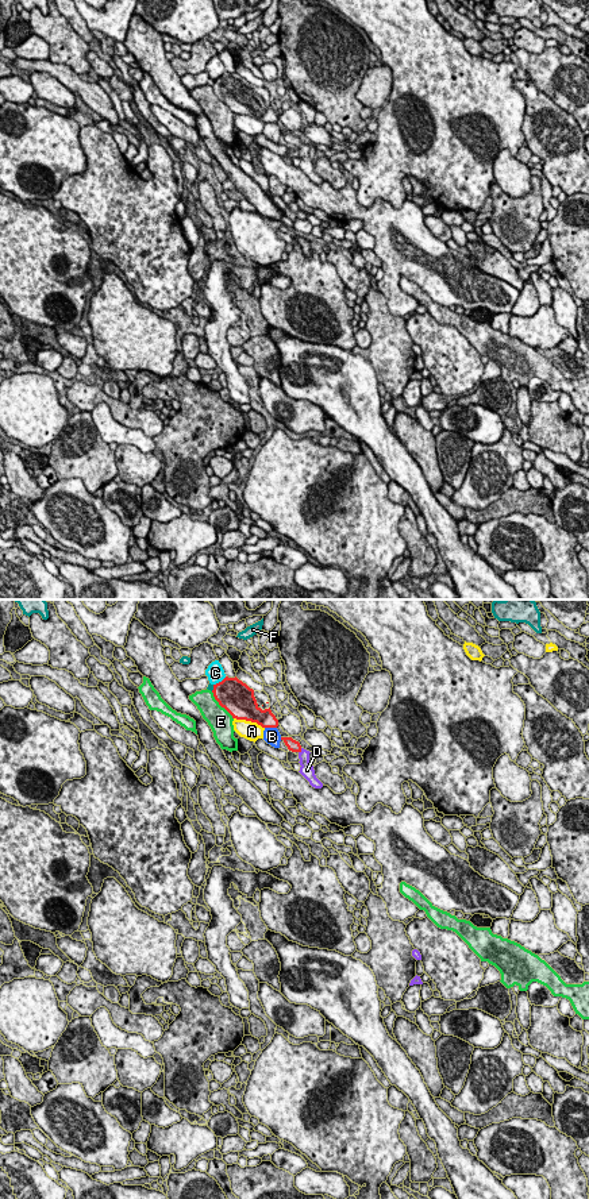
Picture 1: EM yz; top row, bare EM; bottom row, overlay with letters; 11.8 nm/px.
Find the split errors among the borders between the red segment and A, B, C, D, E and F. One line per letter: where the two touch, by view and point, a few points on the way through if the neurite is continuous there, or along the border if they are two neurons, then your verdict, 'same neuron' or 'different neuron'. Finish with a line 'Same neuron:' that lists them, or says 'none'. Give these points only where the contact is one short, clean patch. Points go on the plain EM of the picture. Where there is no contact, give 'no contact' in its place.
A: yz (249, 115) | different neuron
B: yz (270, 122) | different neuron
C: yz (219, 77) | different neuron
D: yz (300, 146) | across yz (293, 141), (300, 146), (307, 165) | same neuron
E: yz (220, 100) | different neuron
F: yz (214, 83) | different neuron
Same neuron: D

